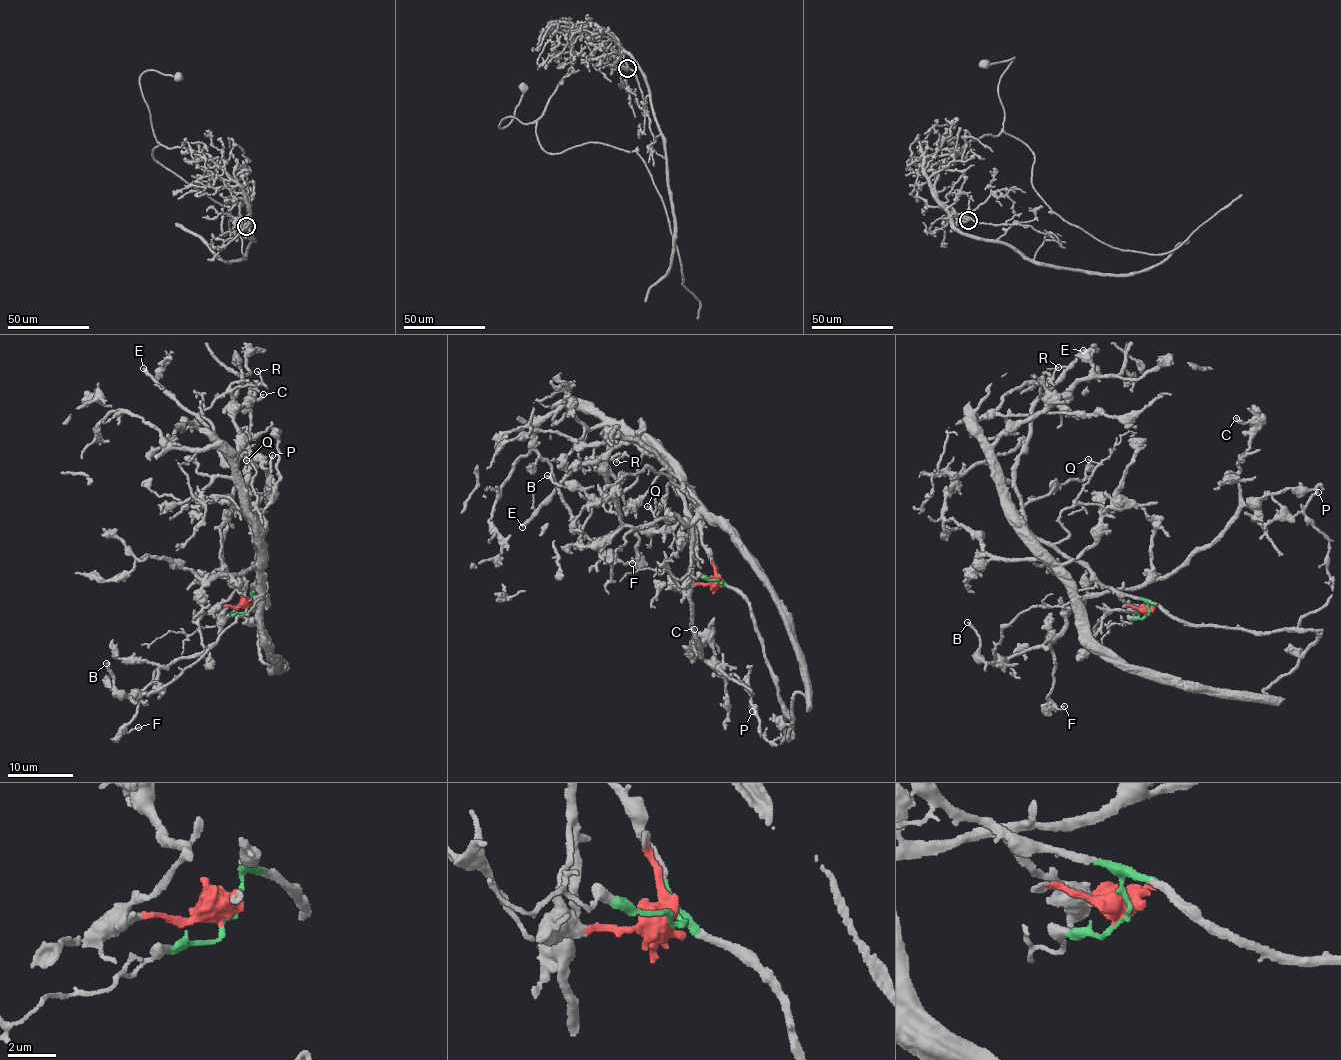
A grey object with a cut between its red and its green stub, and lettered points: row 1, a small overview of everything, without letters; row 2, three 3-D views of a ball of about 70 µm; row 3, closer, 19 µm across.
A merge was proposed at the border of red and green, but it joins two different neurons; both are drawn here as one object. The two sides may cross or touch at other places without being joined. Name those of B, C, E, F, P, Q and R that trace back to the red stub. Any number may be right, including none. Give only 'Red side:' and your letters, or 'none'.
Red side: B, C, F

